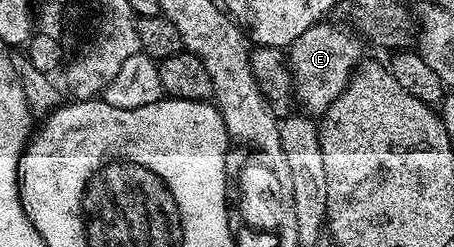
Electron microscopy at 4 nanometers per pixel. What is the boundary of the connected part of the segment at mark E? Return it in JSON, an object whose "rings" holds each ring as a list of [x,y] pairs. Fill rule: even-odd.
{"rings":[[[323,20],[317,22],[304,36],[288,47],[290,75],[294,77],[294,101],[297,109],[306,116],[321,116],[344,92],[354,76],[356,67],[363,61],[363,39],[352,30]]]}

